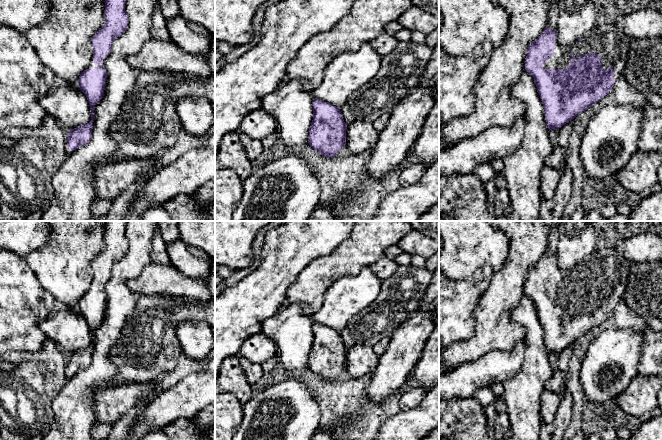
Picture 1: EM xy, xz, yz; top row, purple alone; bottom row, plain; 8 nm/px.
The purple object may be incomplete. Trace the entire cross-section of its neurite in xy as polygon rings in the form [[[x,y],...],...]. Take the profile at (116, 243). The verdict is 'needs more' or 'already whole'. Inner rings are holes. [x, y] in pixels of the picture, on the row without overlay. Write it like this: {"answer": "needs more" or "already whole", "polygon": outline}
{"answer": "needs more", "polygon": [[[106,221],[104,226],[105,248],[92,262],[91,285],[78,303],[78,310],[90,328],[91,344],[67,357],[68,379],[91,364],[94,330],[103,322],[107,304],[105,285],[111,276],[114,263],[124,258],[128,251],[129,243],[125,235],[126,221]]]}

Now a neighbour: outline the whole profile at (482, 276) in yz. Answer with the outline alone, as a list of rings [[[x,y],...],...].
[[[485,265],[475,271],[472,278],[452,281],[439,269],[439,348],[448,347],[458,341],[467,341],[475,333],[475,309],[488,289],[494,274],[489,265]]]

